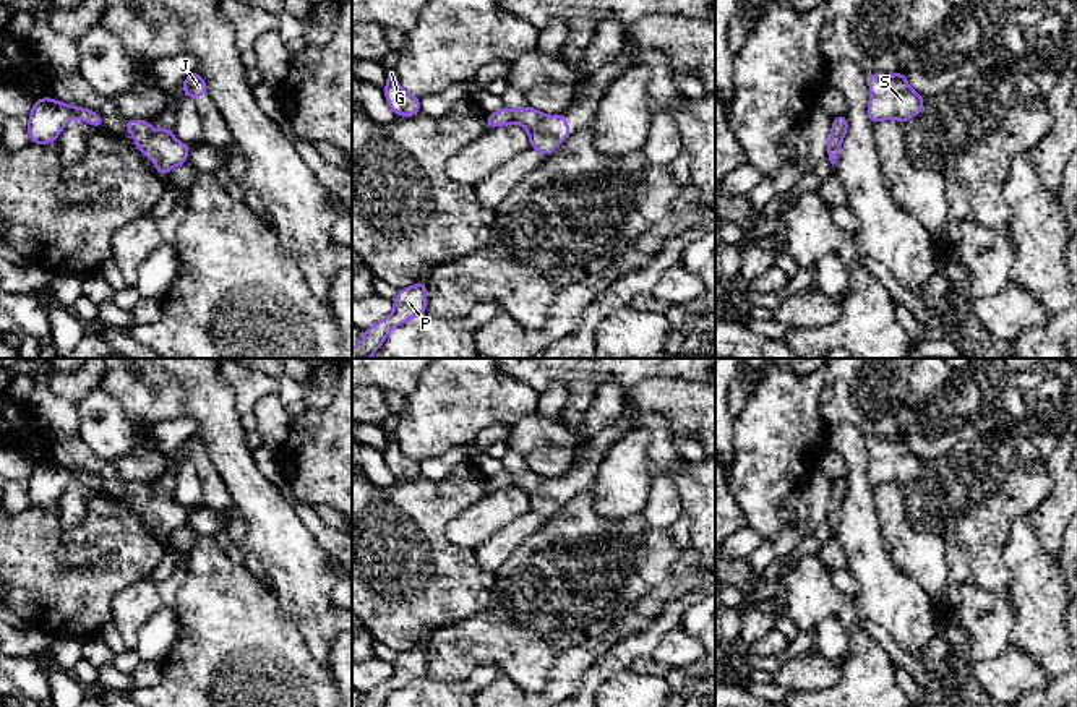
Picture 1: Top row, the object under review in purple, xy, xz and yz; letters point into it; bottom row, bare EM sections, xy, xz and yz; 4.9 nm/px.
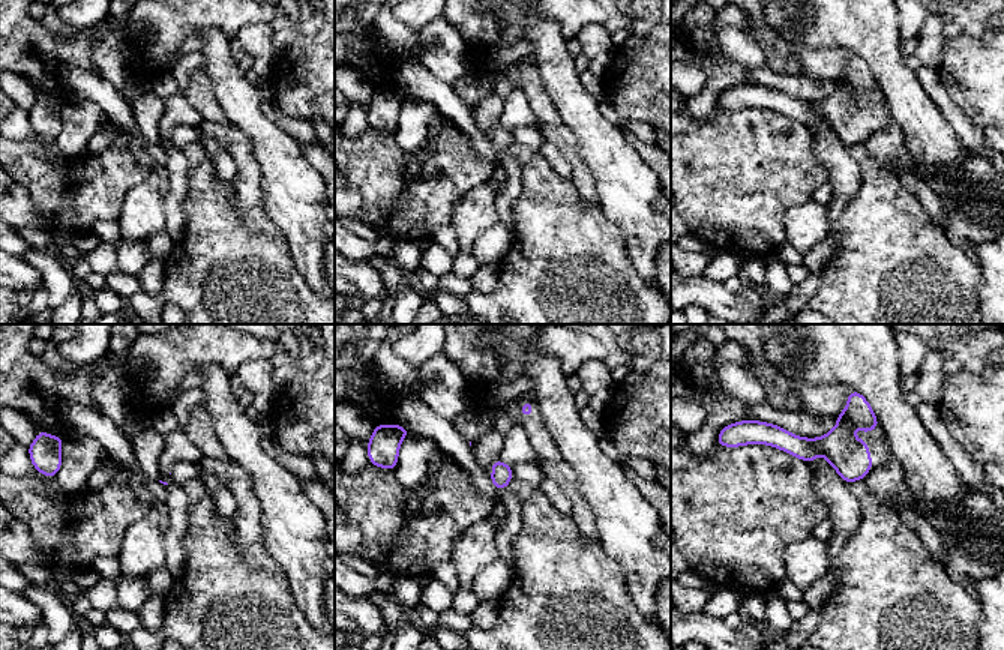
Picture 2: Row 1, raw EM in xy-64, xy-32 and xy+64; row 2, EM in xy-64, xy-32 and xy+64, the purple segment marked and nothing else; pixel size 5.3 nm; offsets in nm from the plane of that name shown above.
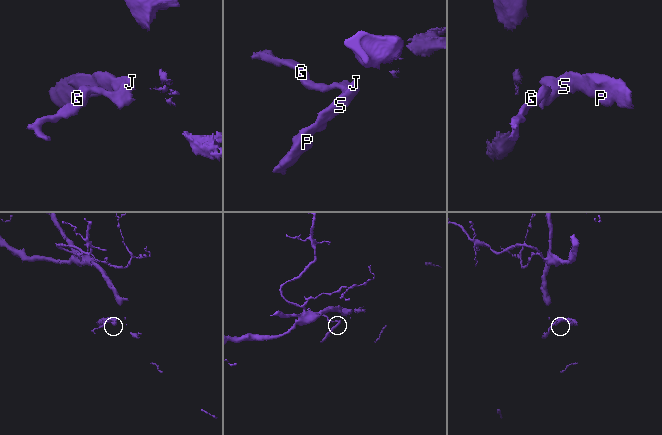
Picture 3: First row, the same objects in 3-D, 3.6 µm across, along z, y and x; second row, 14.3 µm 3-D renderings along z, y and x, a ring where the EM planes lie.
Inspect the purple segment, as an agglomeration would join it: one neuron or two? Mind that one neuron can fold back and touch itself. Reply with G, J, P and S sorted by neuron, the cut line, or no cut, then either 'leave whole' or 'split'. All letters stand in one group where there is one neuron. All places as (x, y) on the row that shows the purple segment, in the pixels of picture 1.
groups G J P S; cut none; leave whole

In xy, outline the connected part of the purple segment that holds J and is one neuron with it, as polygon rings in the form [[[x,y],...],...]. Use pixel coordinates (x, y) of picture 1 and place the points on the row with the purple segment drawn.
[[[193,71],[191,75],[188,75],[183,79],[182,89],[183,89],[185,96],[191,97],[191,99],[209,92],[206,81],[203,79],[203,76],[198,71]]]

